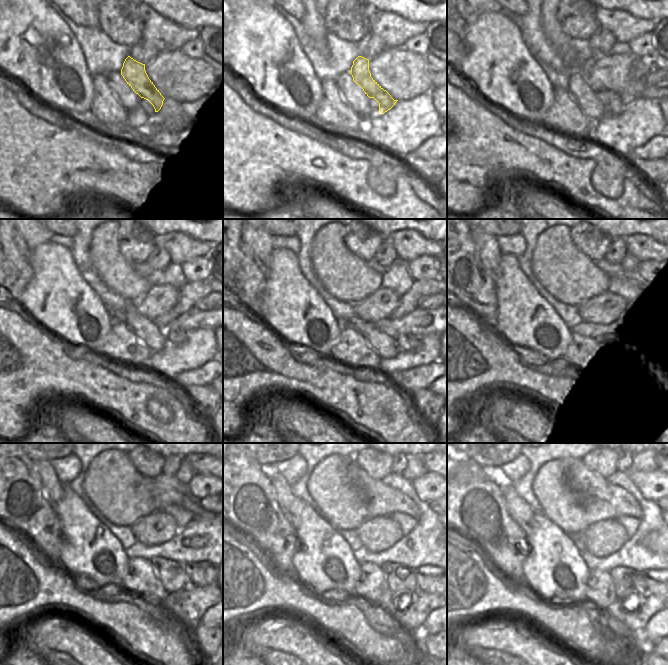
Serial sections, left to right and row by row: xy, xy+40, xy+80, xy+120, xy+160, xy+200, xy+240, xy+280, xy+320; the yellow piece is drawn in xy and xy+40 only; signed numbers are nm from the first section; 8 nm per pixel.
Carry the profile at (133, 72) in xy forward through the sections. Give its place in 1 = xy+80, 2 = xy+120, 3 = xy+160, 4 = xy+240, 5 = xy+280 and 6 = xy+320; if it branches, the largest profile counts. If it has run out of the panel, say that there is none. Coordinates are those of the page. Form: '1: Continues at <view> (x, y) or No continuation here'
1: Continues at xy+80 (612, 102)
2: Continues at xy+120 (175, 336)
3: Continues at xy+160 (406, 342)
4: Continues at xy+240 (200, 573)
5: Continues at xy+280 (426, 576)
6: Continues at xy+320 (650, 577).

